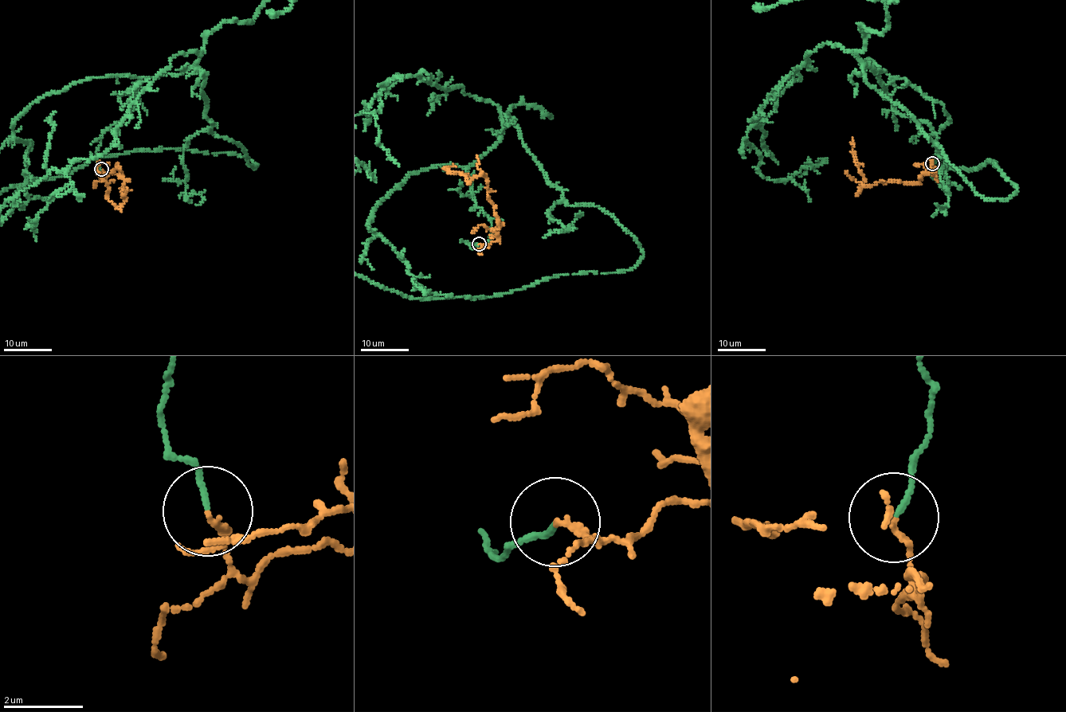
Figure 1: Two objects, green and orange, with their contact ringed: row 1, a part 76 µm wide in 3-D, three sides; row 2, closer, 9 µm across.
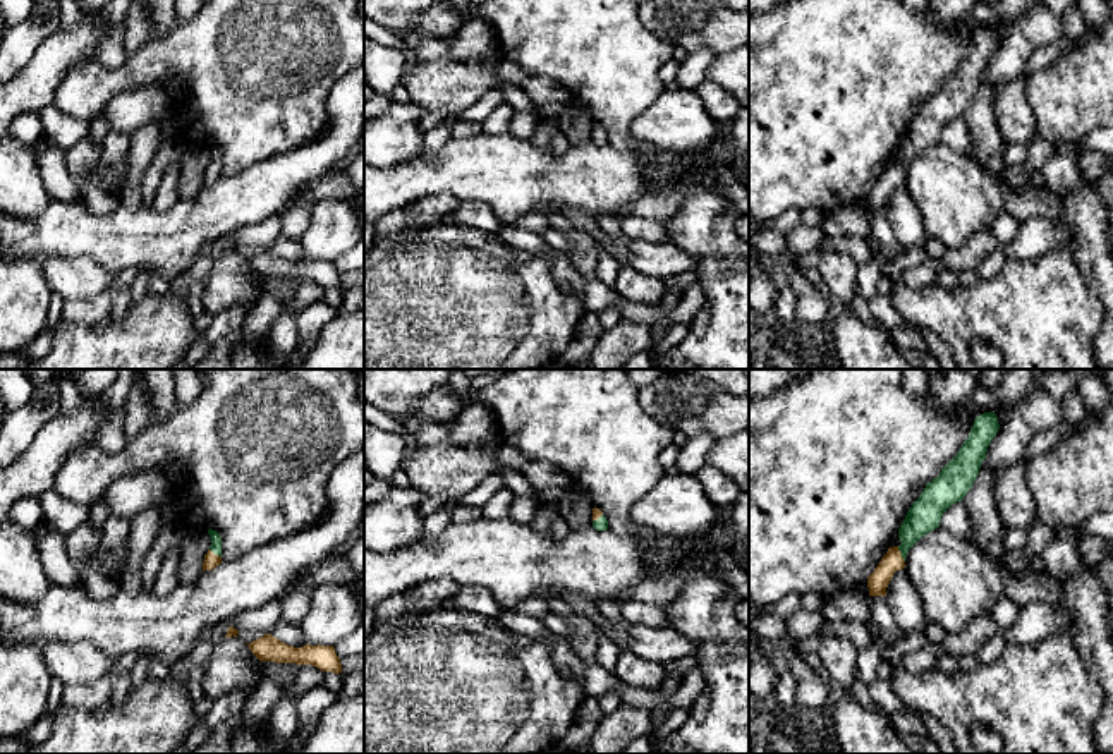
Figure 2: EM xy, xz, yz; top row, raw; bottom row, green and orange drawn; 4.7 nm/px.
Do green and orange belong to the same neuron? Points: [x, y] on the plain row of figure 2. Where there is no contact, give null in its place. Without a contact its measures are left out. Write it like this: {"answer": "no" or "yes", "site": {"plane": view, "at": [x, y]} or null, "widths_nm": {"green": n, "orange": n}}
{"answer": "no", "site": {"plane": "yz", "at": [902, 170]}, "widths_nm": {"green": 150, "orange": 100}}

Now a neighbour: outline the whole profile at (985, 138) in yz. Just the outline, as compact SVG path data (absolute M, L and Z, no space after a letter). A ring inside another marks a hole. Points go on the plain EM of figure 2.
M986 74L981 79L972 103L967 106L962 117L969 127L970 144L977 153L976 161L984 161L1001 148L1003 139L994 122L993 96Z

